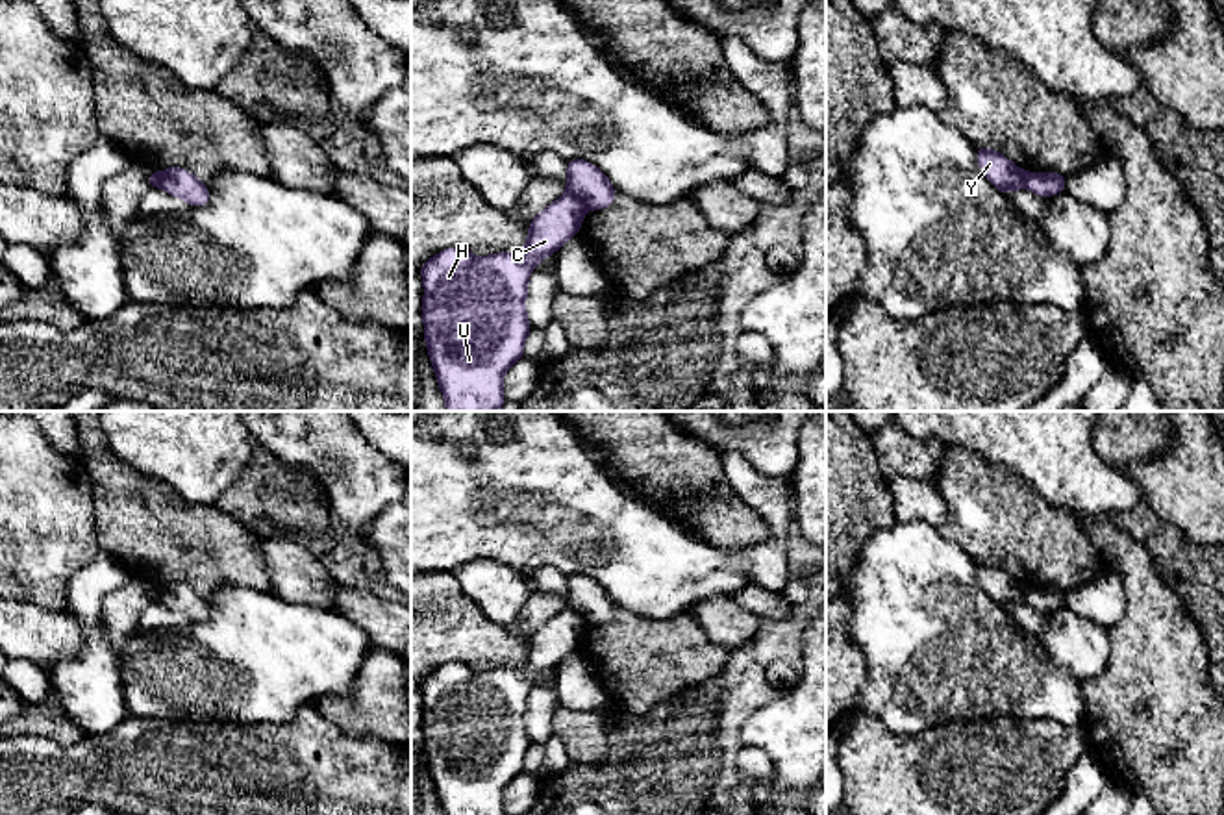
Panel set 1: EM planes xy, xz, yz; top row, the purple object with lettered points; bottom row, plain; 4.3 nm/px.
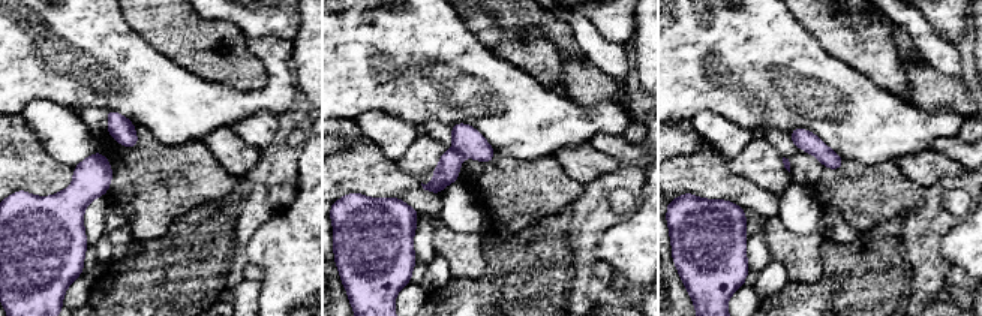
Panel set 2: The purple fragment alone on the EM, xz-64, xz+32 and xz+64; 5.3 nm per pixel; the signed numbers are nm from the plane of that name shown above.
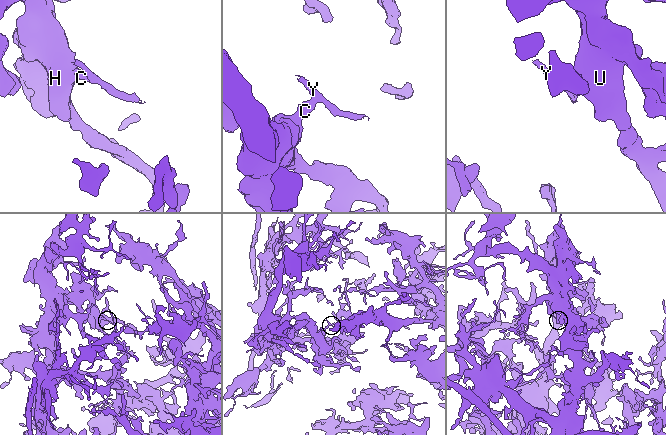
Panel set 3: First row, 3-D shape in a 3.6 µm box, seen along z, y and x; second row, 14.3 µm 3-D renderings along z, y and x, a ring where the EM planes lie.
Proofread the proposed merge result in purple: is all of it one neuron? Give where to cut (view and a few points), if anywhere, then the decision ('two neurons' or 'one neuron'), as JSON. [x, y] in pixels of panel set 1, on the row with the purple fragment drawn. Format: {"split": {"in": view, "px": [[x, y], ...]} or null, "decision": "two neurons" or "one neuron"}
{"split": {"in": "xz", "px": [[567, 191], [587, 208]]}, "decision": "two neurons"}

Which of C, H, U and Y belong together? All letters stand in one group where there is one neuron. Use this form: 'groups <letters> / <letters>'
groups C H U / Y

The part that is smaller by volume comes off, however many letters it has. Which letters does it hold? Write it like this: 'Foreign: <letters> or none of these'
Foreign: Y

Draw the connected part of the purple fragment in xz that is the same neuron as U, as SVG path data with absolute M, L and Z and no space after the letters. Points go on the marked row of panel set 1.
M565 193L528 226L528 243L520 252L478 257L450 246L420 265L424 282L422 320L428 356L433 365L446 411L500 411L504 406L504 374L524 357L531 326L526 317L528 278L535 265L554 256L578 235L585 204Z

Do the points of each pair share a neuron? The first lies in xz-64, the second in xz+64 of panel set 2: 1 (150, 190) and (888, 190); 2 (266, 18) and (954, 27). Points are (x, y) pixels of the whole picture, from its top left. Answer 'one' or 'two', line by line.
1: one
2: one

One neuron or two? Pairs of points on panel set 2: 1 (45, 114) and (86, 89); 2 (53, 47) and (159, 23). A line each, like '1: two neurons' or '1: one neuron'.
1: two neurons
2: two neurons

